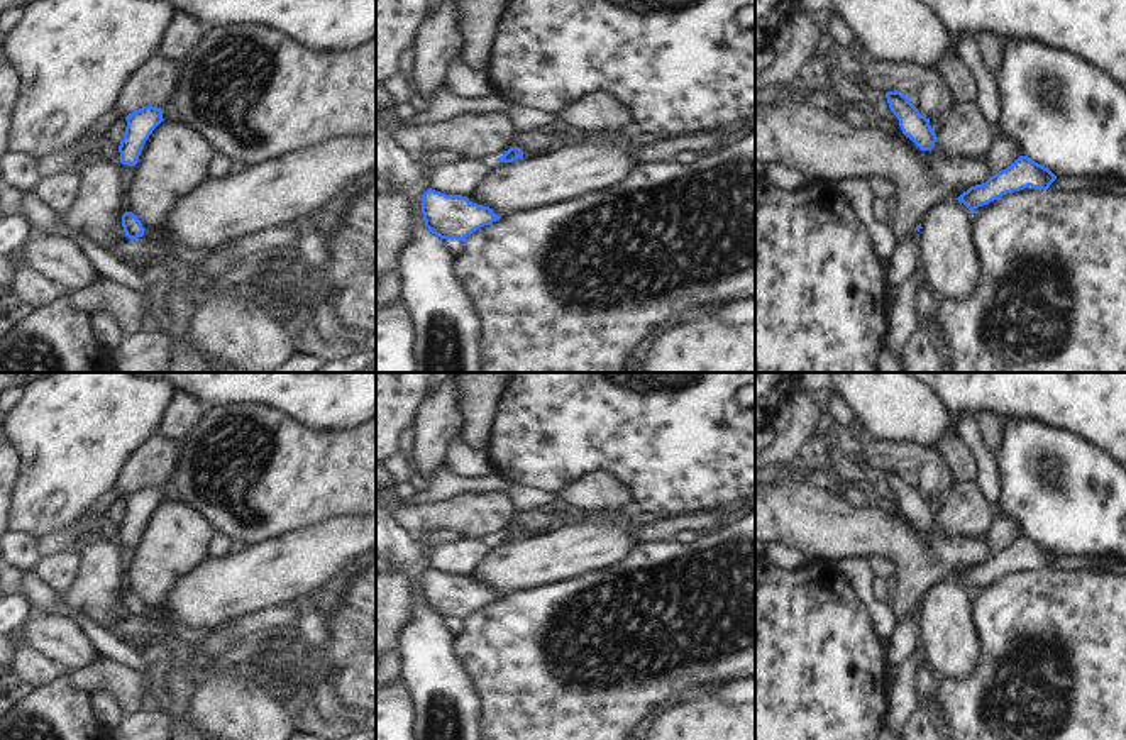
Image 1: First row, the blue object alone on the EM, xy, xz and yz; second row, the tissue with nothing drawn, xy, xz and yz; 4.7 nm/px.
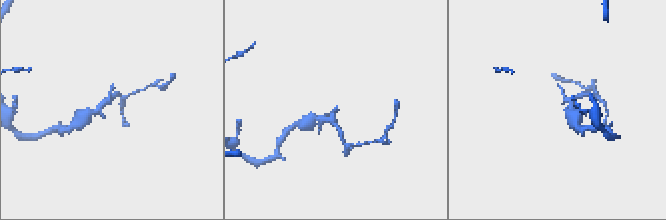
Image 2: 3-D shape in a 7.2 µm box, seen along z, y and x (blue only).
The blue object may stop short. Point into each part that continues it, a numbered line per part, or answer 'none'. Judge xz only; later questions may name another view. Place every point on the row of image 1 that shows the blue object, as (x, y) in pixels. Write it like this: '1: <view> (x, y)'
none

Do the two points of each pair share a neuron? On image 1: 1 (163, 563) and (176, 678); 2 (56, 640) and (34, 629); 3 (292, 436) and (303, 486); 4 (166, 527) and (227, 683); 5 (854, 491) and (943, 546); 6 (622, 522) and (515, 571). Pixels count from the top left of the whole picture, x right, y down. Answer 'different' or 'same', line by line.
1: same
2: same
3: same
4: different
5: different
6: same

